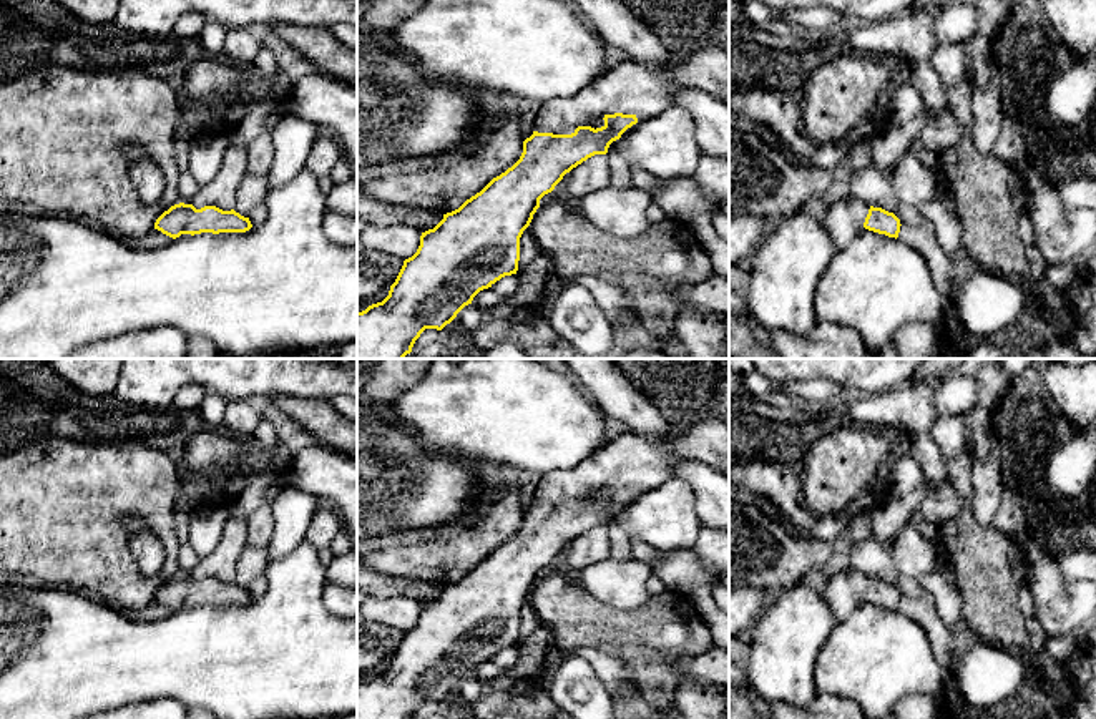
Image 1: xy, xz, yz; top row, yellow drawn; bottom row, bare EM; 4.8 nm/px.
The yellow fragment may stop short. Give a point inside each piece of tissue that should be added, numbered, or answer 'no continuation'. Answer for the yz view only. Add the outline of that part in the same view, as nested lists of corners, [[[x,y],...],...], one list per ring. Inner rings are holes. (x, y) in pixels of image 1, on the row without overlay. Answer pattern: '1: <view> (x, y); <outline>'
1: yz (844, 593); [[[854,568],[832,576],[822,591],[837,623],[844,621],[862,603],[870,576],[859,573]]]

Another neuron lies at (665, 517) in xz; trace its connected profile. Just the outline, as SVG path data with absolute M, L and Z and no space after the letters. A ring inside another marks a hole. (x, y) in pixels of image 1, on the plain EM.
M678 478L638 493L608 523L618 523L629 540L648 543L659 553L691 550L701 531L694 490Z

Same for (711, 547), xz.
M701 526L699 536L691 548L711 578L696 588L687 596L694 604L712 599L714 586L719 584L722 575L729 573L729 531Z

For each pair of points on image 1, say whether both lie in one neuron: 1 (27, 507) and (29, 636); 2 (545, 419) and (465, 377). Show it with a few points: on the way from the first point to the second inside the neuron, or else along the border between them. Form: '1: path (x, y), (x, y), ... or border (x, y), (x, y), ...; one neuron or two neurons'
1: border (44, 586), (70, 588), (82, 593); two neurons
2: path (525, 415), (503, 405), (494, 405), (485, 397); one neuron

